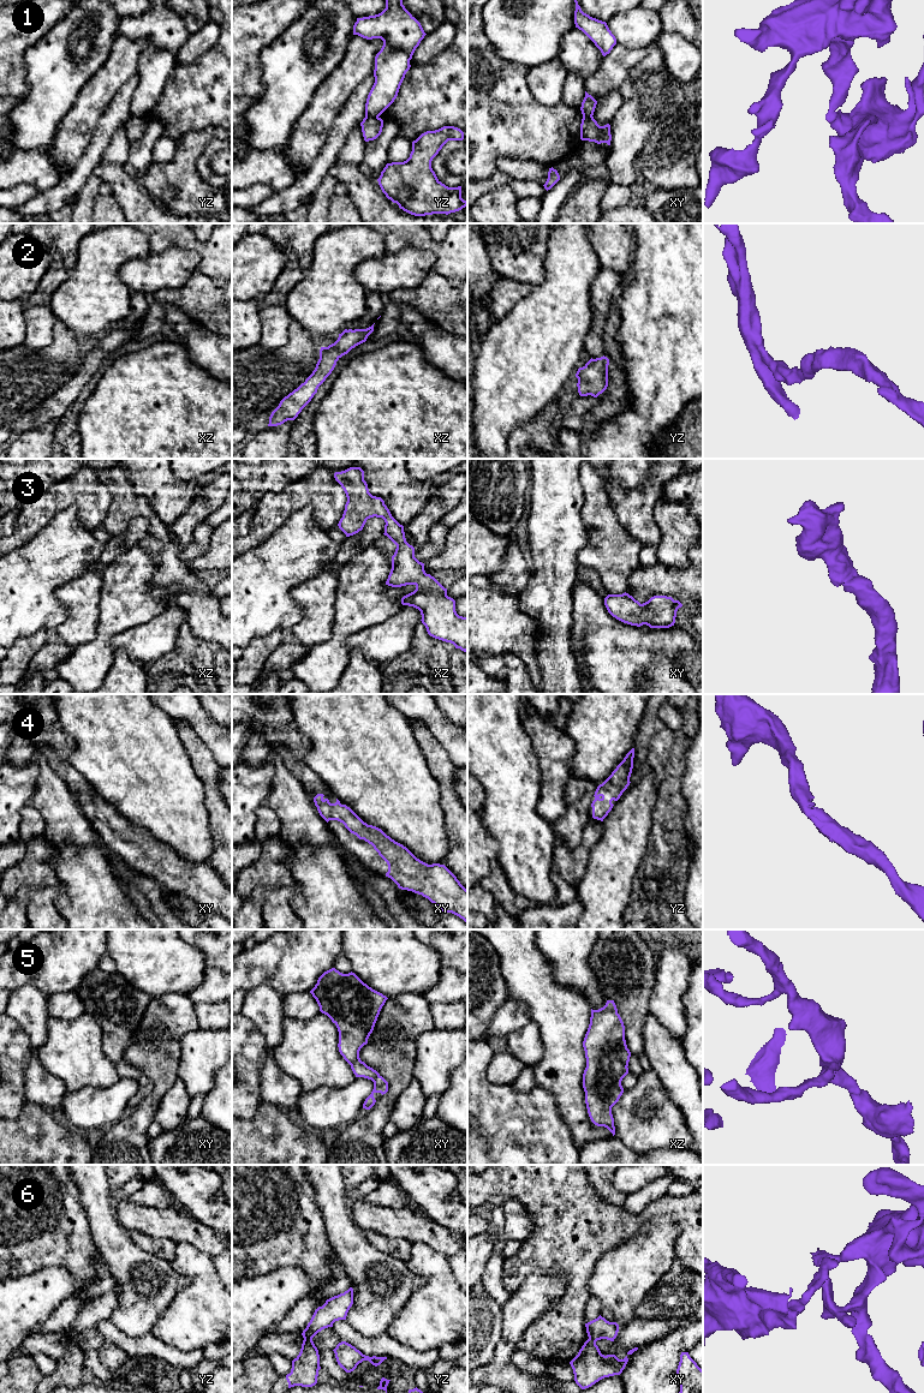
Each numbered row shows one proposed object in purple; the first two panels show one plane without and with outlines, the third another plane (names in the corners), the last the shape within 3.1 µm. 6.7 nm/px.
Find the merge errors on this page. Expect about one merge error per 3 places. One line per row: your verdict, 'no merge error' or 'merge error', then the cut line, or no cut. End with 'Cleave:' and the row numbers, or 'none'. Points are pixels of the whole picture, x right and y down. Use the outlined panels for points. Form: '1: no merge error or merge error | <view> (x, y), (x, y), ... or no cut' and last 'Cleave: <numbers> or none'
1: merge error | yz (365, 114), (377, 118)
2: no merge error | no cut
3: no merge error | no cut
4: no merge error | no cut
5: no merge error | no cut
6: merge error | yz (304, 1338), (311, 1340)
Cleave: 1, 6

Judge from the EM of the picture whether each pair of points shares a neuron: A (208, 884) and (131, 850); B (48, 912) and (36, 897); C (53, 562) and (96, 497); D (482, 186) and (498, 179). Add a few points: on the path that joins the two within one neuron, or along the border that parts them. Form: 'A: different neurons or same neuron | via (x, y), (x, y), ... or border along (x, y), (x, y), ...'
A: same neuron | via (189, 880), (161, 856), (154, 856), (150, 853)
B: same neuron | via (45, 908), (40, 901)
C: different neurons | border along (53, 515), (73, 506), (81, 522), (90, 531)
D: same neuron | via (486, 186), (494, 181)

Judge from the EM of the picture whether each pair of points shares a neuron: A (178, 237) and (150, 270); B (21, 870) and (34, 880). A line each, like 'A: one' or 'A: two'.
A: two
B: one

